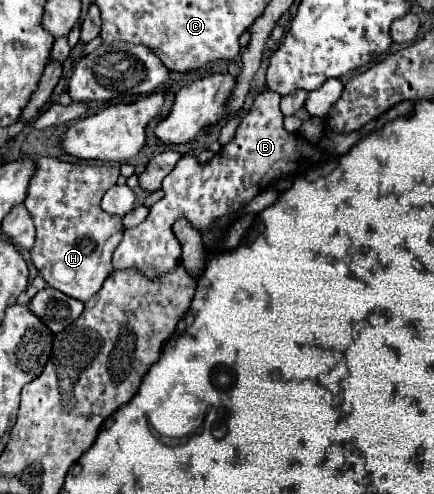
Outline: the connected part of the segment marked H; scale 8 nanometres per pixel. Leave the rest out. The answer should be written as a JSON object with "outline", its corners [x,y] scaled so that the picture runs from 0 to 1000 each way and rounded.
{"outline":[[[115,318],[83,322],[83,354],[74,354],[74,370],[65,370],[65,403],[55,407],[60,423],[74,435],[83,460],[83,492],[69,508],[78,540],[106,565],[106,573],[157,601],[171,601],[198,613],[221,589],[230,589],[240,565],[263,549],[258,512],[281,488],[281,439],[249,435],[230,423],[235,395],[267,374],[276,354],[272,334],[198,334],[198,330],[157,330]]]}

